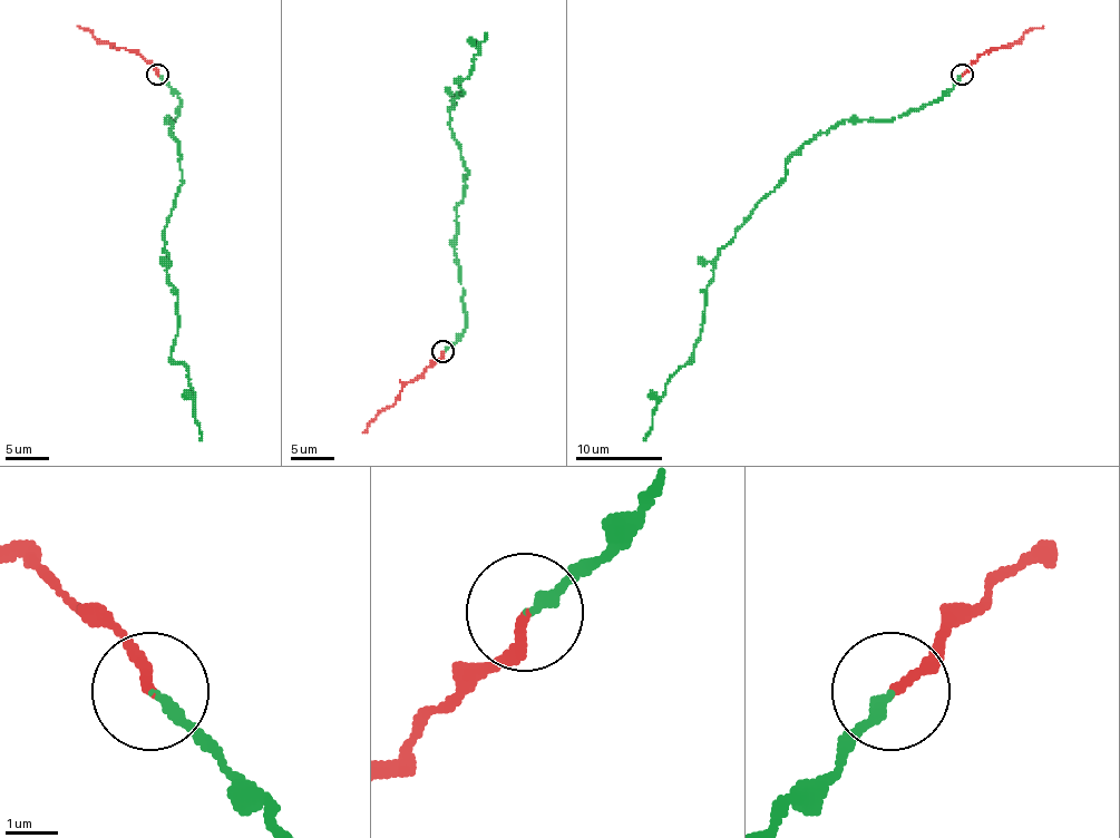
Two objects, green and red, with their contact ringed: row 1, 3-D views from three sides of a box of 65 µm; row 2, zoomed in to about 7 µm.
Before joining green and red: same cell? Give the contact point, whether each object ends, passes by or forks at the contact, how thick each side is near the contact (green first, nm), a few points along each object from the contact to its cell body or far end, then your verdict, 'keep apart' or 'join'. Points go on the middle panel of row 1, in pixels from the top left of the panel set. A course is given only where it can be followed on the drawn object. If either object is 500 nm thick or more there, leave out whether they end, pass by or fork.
place (442, 351); green ends; red ends; calibres 200 and 200 nm; course green (444, 351), (465, 330), (454, 235), (467, 175), (451, 103), (485, 32); course red (444, 351), (408, 382), (398, 399), (376, 415), (362, 432); join

